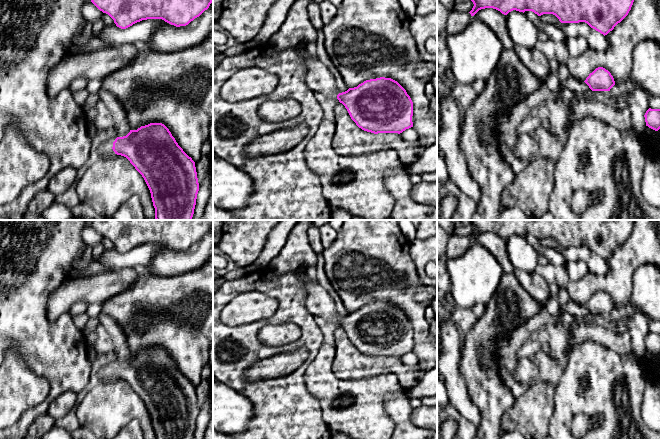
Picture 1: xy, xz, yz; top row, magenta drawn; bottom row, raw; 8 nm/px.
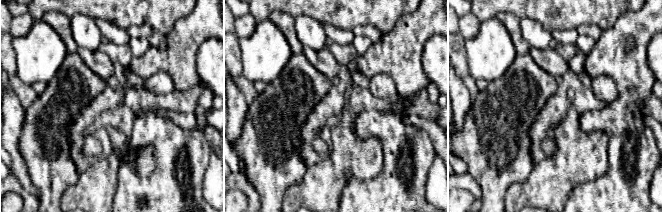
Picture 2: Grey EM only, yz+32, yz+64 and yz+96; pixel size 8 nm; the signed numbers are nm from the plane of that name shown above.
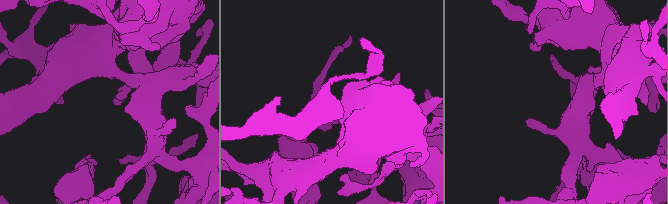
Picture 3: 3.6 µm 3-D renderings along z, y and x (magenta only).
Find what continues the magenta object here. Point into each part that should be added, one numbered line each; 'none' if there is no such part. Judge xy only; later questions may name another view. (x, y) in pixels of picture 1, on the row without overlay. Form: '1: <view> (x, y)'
1: xy (105, 372)

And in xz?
1: xz (318, 302)

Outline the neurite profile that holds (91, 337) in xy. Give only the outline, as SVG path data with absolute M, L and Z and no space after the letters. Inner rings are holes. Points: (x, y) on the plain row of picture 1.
M96 331L85 333L85 340L88 348L95 347L96 340L97 340Z

